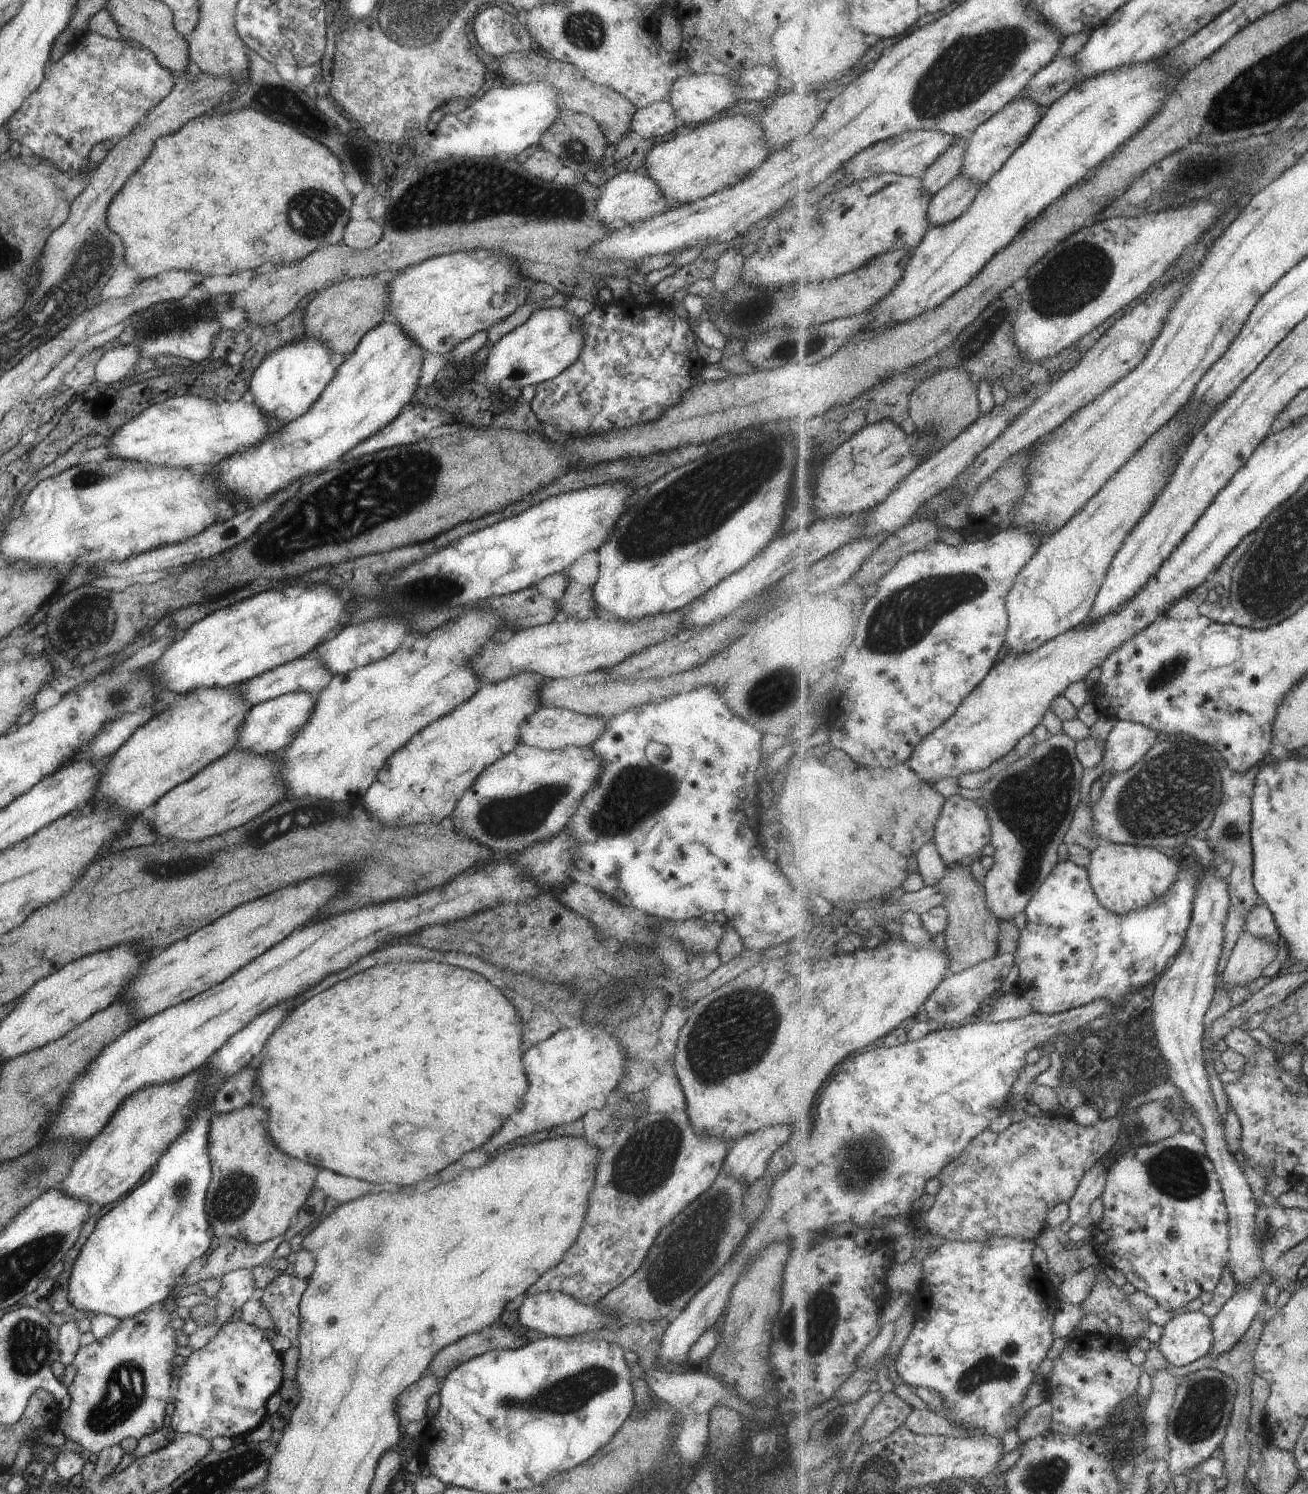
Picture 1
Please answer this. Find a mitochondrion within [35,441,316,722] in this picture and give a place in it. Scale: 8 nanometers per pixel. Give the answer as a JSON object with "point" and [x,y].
{"point":[98,619]}

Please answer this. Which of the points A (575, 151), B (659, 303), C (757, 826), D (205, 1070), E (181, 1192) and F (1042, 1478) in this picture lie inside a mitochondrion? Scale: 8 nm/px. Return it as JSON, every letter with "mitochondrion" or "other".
{"A":"mitochondrion","B":"other","C":"other","D":"other","E":"mitochondrion","F":"mitochondrion"}

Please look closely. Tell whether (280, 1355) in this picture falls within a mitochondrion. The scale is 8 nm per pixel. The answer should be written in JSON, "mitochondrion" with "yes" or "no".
{"mitochondrion":"no"}

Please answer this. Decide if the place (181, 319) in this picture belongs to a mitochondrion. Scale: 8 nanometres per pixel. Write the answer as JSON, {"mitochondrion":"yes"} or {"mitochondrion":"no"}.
{"mitochondrion":"yes"}

